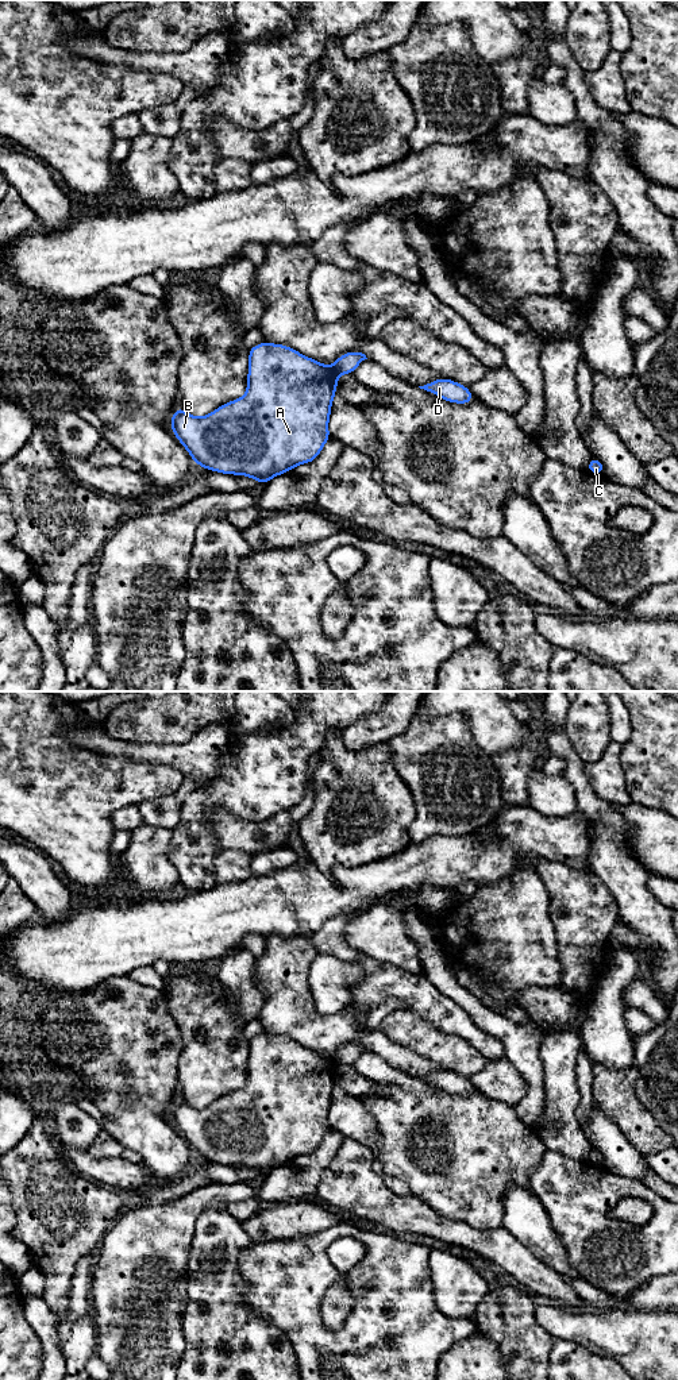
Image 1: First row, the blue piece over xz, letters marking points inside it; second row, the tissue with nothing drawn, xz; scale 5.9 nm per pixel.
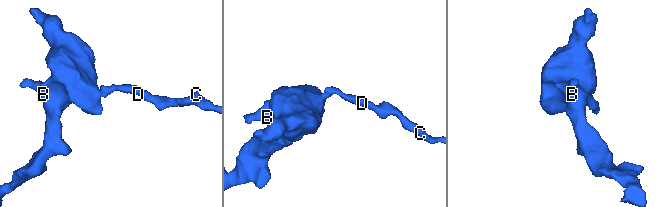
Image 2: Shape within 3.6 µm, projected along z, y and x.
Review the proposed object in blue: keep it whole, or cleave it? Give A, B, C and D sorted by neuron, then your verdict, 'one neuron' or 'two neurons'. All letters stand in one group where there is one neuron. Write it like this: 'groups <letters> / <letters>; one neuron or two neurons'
groups A B / C D; two neurons

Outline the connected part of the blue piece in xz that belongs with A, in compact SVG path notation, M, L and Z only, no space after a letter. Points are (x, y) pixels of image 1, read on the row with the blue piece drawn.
M269 342L249 348L247 389L242 398L220 405L204 417L194 417L178 406L172 416L174 436L204 470L220 474L246 475L263 486L274 477L285 474L303 463L312 463L331 439L328 421L338 388L338 373L285 344Z

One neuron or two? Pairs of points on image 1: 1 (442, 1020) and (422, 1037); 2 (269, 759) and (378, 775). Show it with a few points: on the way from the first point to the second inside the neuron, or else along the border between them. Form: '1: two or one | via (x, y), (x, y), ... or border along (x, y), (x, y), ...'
1: two | border along (407, 1009), (428, 1020), (440, 1030), (463, 1037)
2: two | border along (338, 727), (327, 731), (318, 751)

